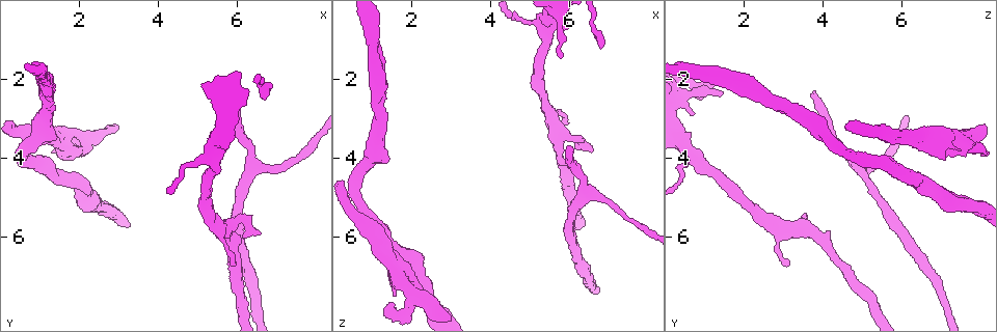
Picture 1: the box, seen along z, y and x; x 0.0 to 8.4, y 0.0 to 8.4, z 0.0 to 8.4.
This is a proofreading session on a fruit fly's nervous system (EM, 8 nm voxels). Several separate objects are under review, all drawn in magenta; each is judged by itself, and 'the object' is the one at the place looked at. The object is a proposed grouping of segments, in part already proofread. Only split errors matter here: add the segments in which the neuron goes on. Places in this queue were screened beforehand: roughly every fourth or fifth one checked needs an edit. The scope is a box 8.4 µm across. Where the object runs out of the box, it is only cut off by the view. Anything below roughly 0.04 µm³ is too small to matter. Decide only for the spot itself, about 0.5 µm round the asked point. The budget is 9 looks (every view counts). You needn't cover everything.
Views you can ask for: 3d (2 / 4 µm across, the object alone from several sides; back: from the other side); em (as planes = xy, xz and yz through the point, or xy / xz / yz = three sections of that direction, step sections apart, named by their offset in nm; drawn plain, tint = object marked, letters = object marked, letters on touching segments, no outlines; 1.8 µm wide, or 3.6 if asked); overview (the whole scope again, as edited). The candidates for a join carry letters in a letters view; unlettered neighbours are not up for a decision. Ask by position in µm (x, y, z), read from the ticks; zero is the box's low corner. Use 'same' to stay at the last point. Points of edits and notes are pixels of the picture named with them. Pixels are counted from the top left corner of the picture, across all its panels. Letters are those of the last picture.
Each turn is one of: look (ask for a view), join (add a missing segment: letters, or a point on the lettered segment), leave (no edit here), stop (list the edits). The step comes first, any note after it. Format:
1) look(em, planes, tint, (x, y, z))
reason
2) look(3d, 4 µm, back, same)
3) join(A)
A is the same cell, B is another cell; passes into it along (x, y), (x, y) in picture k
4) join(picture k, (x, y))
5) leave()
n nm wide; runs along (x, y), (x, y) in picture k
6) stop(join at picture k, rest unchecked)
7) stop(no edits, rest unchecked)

look(3d, 2 µm, (1.50, 3.80, 7.70))
free end

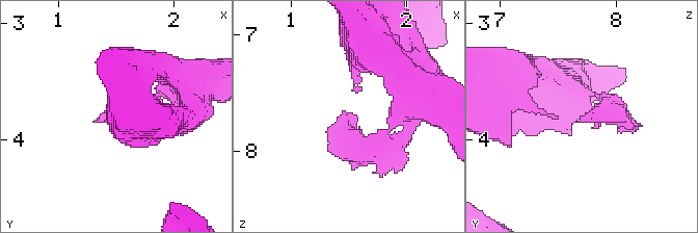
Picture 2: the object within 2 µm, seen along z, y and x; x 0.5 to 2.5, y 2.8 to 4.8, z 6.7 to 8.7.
look(em, xy, step 8, tint, (1.46, 3.88, 7.64))

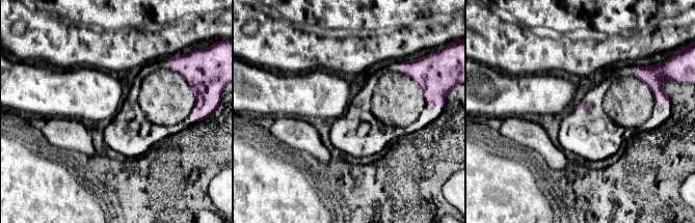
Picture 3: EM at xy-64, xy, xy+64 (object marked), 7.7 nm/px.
look(em, planes, letters, same)
another direction

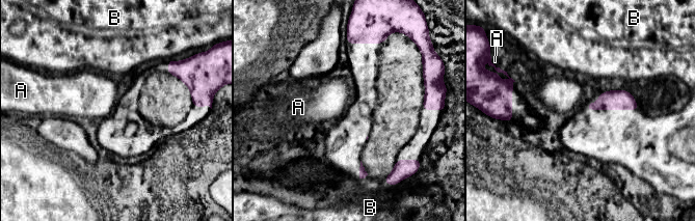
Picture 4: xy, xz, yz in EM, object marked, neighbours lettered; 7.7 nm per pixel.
join(B)
B is the same cell, A is another cell; it goes on there

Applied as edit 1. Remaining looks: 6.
look(em, planes, tint, (6.45, 4.20, 4.90))
a fork

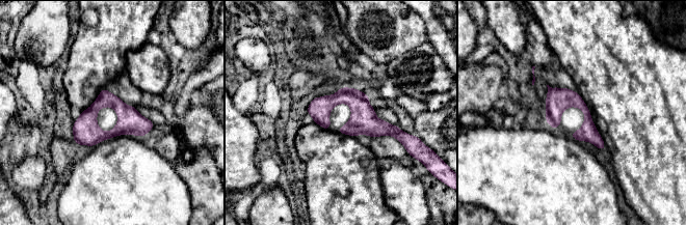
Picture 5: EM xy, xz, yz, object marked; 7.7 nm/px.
look(em, planes, letters, same)

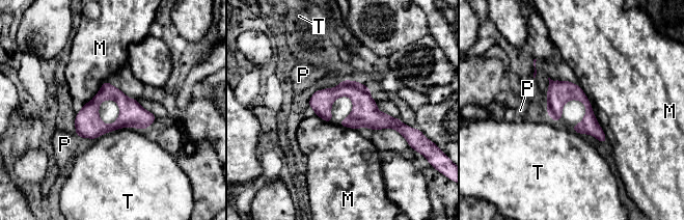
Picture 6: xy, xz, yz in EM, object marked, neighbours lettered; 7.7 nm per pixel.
leave()
160 nm wide; M, P and T are other cells; border along (579, 86), (589, 100), (607, 142) in picture 6; no lettered segment goes on from it

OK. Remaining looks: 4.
look(em, yz, step 16, letters, (6.10, 2.35, 3.75))
free end

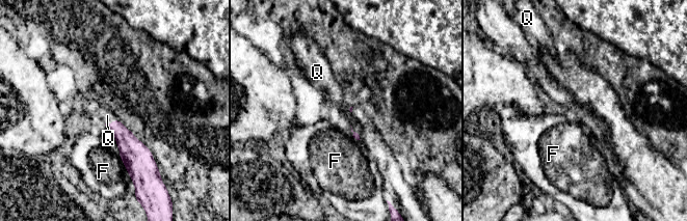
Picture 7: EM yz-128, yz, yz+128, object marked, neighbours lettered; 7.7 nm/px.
look(em, planes, letters, same)

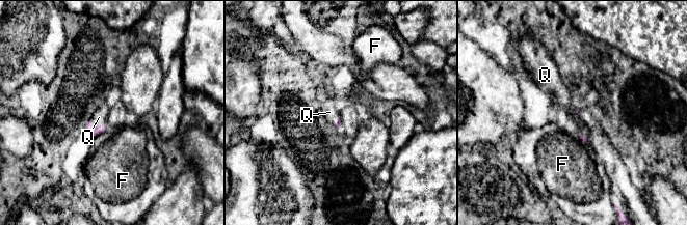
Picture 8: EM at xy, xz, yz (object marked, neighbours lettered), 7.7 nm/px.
join(Q)
Q touches over 120 nm; Q is the same cell, F is another cell; passes into it along (93, 132), (97, 127), (99, 117) in picture 8; it goes on there

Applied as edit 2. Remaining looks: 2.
look(overview)
see it whole again

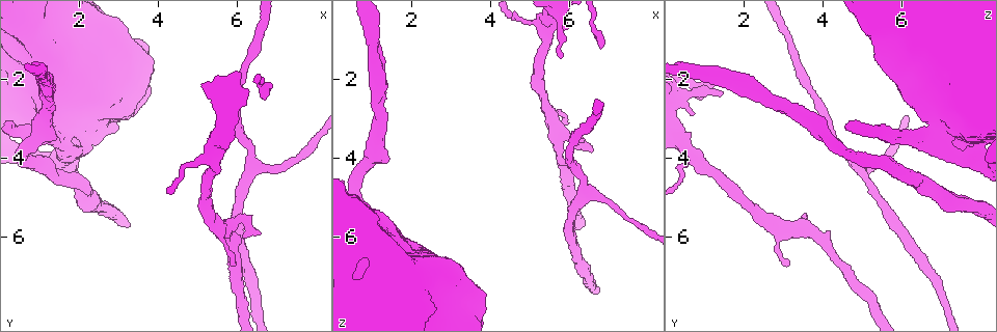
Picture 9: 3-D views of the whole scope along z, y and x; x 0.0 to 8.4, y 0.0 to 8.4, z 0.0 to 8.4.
look(em, planes, letters, (6.60, 5.95, 3.80))
an open end

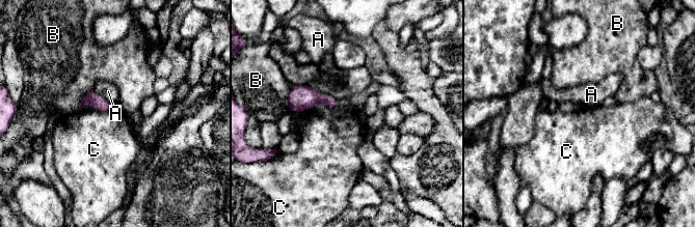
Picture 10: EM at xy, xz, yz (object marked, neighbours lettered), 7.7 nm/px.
leave()
A, B and C are other cells; border along (338, 103), (300, 112) in picture 10; none of them fits

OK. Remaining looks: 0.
stop(join at picture 4, join at picture 8, rest unchecked)

